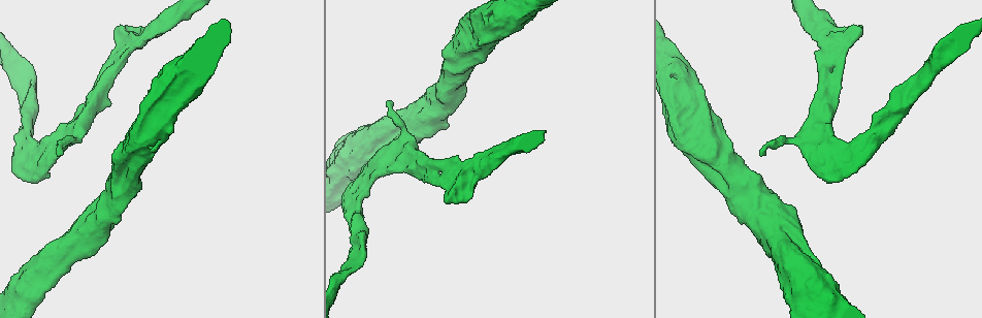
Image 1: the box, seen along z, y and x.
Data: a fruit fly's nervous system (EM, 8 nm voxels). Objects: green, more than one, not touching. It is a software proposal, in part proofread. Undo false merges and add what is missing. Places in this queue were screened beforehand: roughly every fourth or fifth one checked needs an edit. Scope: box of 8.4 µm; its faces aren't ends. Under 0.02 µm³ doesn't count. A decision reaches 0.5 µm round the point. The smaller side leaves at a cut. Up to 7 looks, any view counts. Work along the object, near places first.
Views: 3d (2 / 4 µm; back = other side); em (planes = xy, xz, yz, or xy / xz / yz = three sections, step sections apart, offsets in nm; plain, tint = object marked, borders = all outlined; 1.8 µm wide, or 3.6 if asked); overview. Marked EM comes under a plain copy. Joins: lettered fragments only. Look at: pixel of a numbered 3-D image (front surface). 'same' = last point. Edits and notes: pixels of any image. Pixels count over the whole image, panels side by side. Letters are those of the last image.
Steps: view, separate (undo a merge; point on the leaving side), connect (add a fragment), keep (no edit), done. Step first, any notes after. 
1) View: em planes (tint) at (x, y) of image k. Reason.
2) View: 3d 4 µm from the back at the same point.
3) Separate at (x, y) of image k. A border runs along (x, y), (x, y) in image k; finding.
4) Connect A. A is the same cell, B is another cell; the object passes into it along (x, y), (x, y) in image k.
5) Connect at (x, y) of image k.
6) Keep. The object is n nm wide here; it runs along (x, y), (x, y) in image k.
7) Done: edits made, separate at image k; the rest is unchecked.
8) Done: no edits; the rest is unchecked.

View: em 3.6 µm planes (borders) at (120, 60) of image 1. Three arms meet.

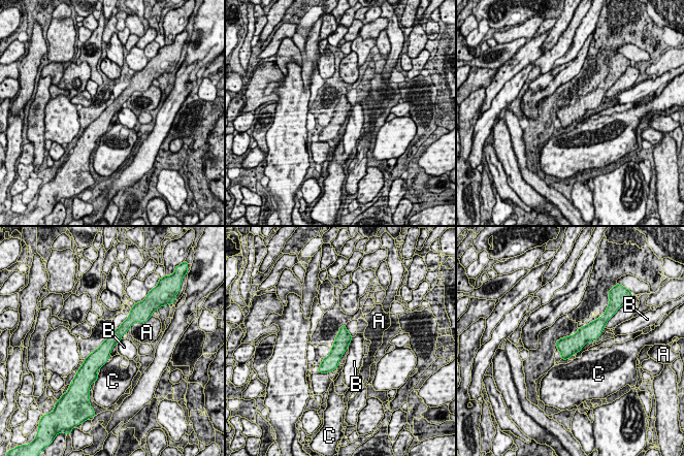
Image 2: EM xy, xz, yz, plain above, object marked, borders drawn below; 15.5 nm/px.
Keep. A, B and C are other cells; a border runs along (352, 337), (347, 347) in image 2; all the same cell.

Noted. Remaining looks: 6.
View: em planes (tint) at (392, 104) of image 1. Free end.

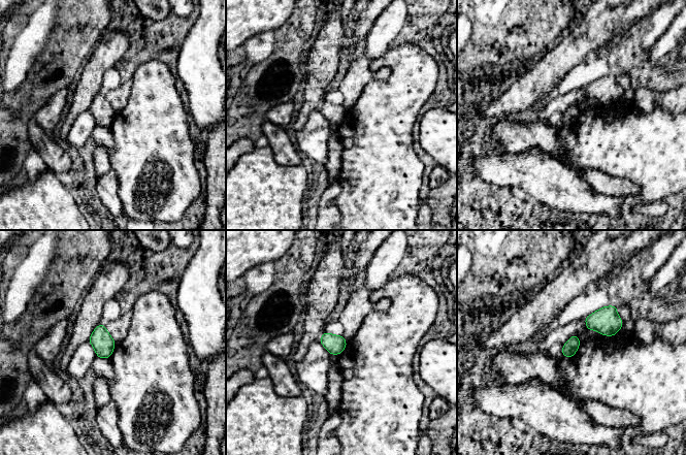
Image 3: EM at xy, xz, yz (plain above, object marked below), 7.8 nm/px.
View: em planes (borders) at the same point. What lies round it.

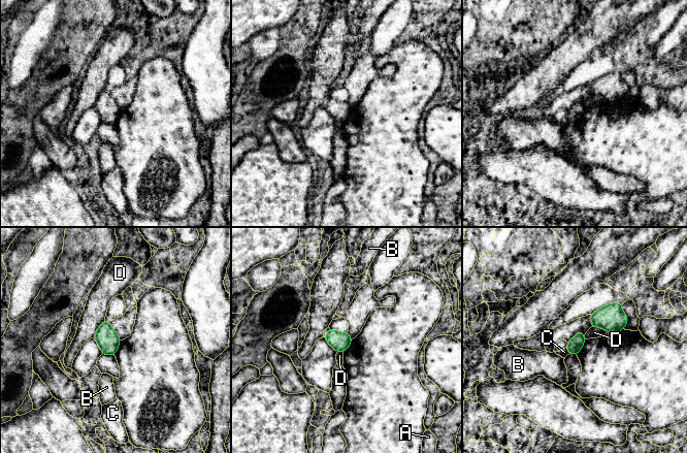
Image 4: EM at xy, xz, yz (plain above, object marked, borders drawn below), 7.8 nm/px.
Keep. The object is 110 nm wide here; A, B, C and D are other cells; a border runs along (104, 320), (93, 337) in image 4; none of them fits.

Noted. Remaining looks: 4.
View: 3d 4 µm at (678, 120) of image 1. Closes a loop.

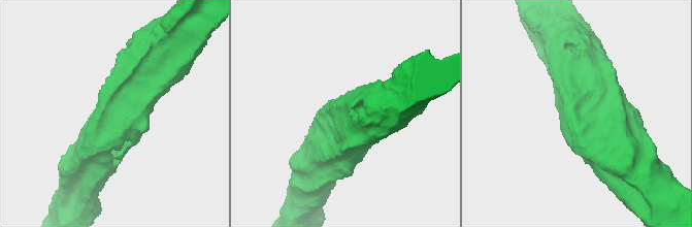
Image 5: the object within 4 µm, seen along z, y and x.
View: em 3.6 µm planes (tint) at (341, 118) of image 5.

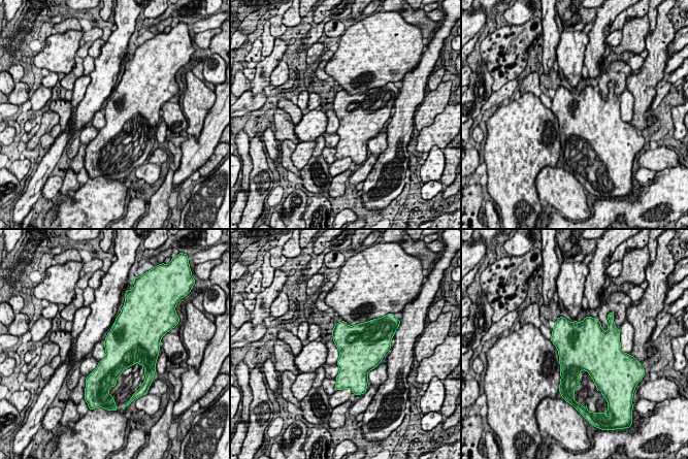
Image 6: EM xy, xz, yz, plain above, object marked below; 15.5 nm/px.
View: em 3.6 µm planes (borders) at the same point. What lies round it.

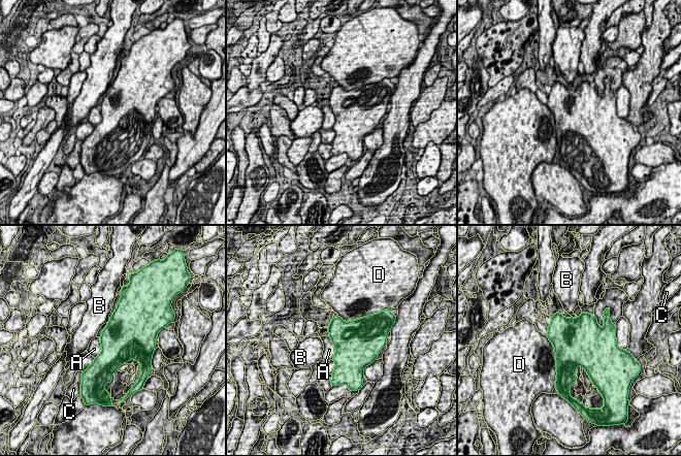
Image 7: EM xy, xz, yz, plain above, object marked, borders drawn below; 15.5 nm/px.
Keep. A, B, C and D are other cells; a border runs along (328, 336), (334, 347), (332, 359) in image 7; all the same cell.

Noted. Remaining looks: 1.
Done: no edits; the rest is unchecked.

